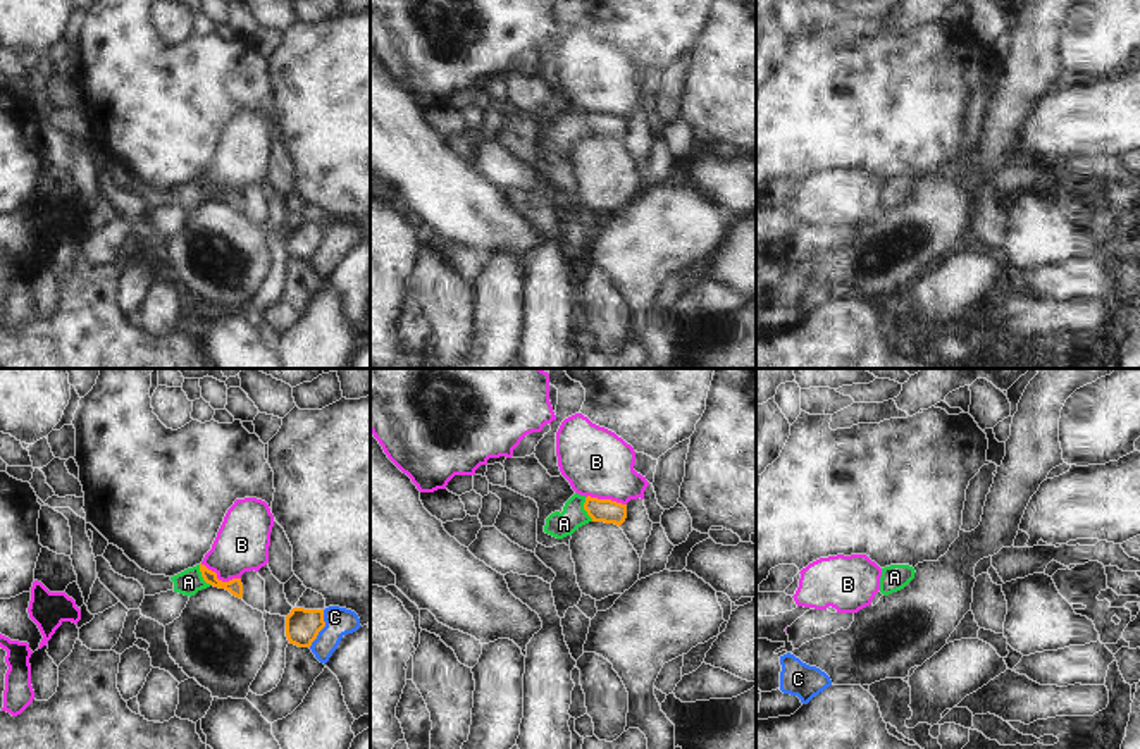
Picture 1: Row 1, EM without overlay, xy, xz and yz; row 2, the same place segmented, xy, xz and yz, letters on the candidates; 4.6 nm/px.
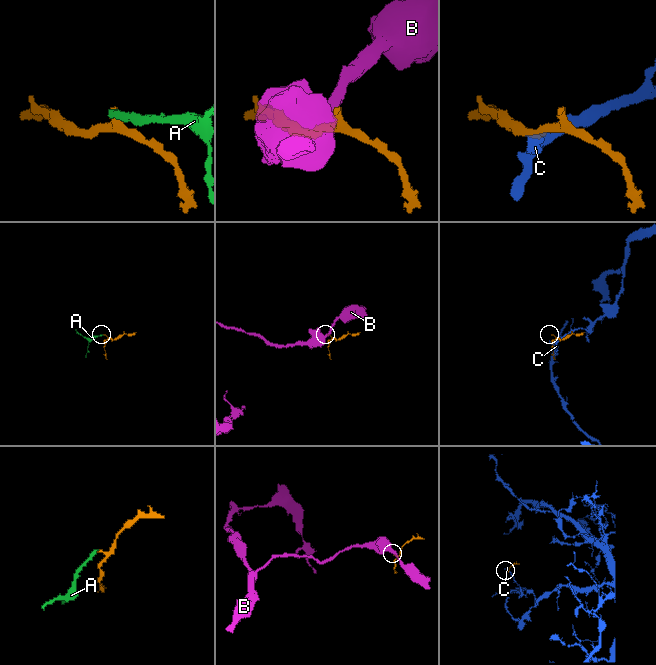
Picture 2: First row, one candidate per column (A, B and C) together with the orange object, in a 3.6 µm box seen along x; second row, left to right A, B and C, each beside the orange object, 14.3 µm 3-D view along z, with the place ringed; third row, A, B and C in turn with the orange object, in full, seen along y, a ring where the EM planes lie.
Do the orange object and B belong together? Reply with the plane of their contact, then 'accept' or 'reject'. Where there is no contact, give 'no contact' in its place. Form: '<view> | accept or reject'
xy | reject

